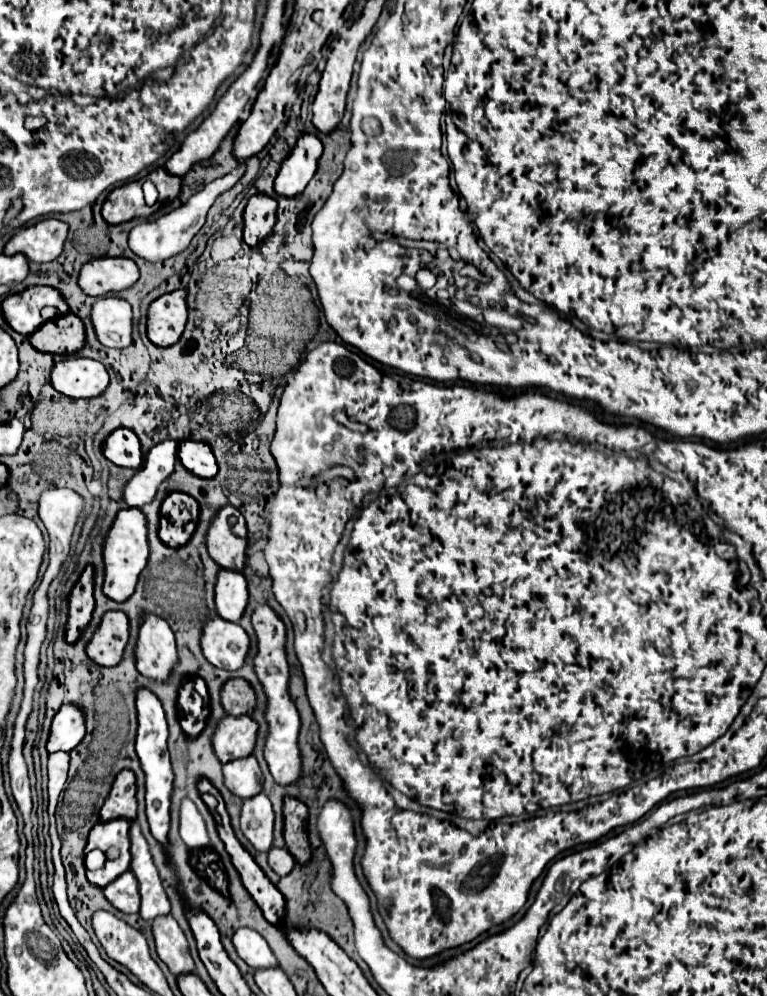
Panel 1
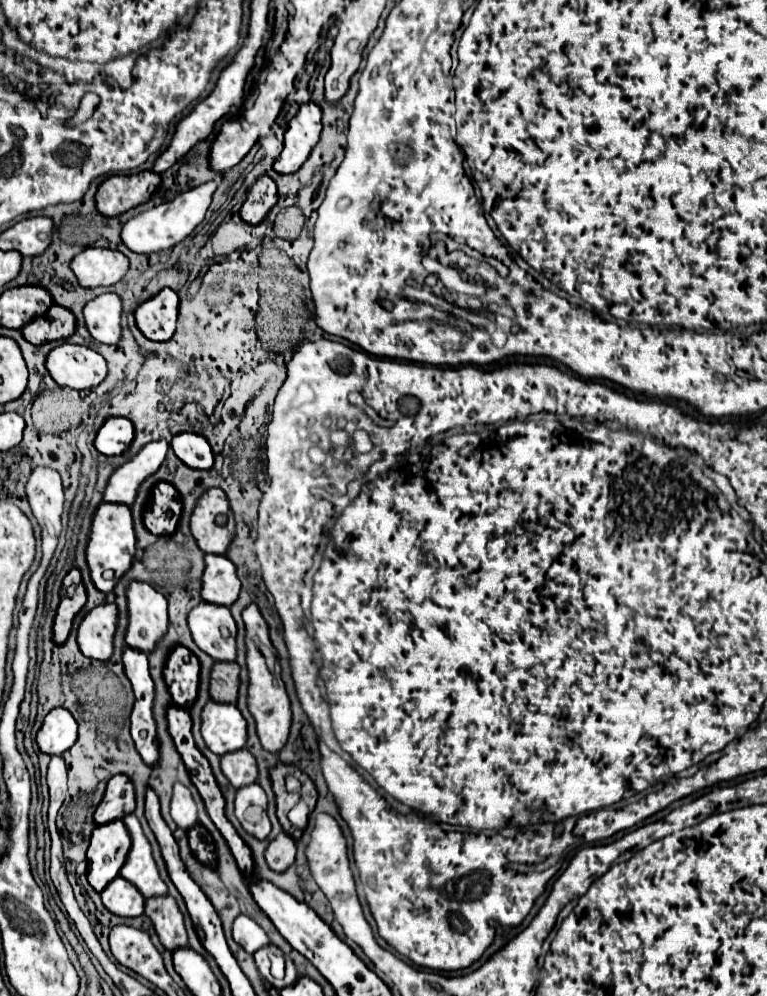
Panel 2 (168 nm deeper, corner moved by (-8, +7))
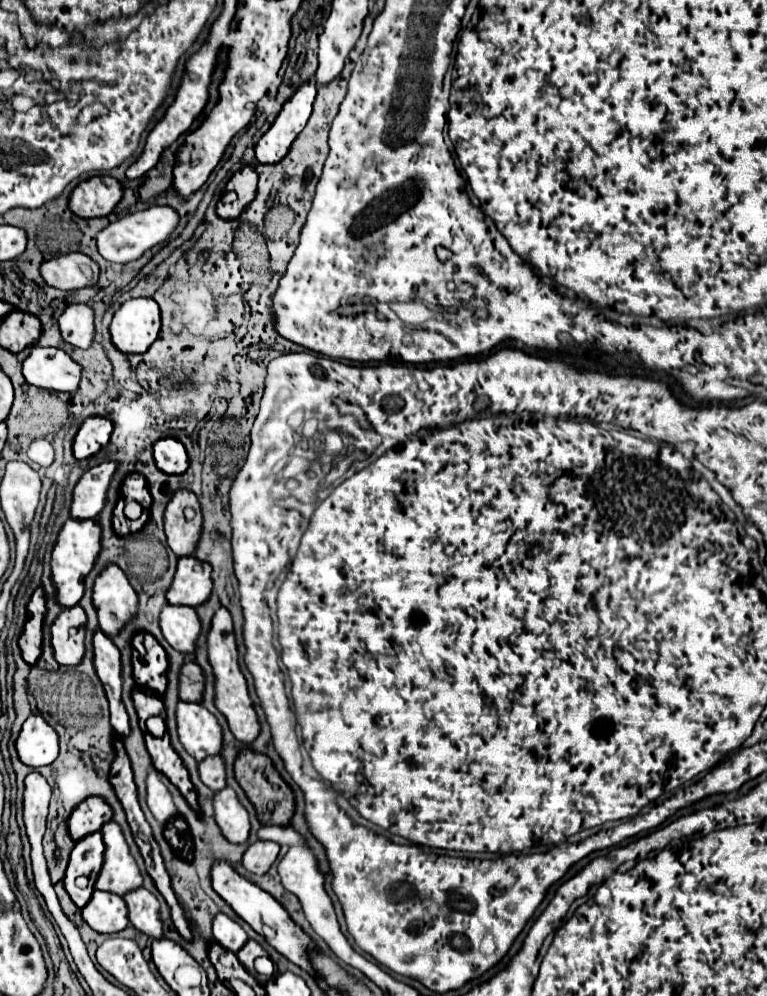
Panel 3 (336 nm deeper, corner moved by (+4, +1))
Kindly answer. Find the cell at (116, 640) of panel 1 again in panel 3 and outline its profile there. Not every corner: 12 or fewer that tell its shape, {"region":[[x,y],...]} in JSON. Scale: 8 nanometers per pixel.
{"region":[[63,609],[51,623],[53,657],[79,665],[85,653],[85,611]]}

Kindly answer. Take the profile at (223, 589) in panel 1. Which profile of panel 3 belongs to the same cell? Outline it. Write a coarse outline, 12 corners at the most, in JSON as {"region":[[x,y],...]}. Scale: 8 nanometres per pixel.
{"region":[[195,557],[177,561],[167,603],[207,601],[211,567]]}

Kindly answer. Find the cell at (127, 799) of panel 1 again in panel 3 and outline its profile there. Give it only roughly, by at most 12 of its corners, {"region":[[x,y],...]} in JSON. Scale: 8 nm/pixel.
{"region":[[101,797],[79,803],[67,819],[79,841],[99,831],[113,811]]}

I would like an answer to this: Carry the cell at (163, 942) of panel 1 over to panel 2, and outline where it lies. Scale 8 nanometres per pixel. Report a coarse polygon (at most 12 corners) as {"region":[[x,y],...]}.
{"region":[[171,895],[145,901],[165,949],[187,947],[183,915]]}

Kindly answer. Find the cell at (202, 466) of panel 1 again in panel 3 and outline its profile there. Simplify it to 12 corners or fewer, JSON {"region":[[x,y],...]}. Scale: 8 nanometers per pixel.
{"region":[[163,437],[153,445],[157,469],[181,475],[189,467],[183,443]]}

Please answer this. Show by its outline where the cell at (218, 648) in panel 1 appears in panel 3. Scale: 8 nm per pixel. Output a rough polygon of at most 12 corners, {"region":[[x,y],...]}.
{"region":[[165,605],[165,641],[193,653],[201,621],[193,607]]}

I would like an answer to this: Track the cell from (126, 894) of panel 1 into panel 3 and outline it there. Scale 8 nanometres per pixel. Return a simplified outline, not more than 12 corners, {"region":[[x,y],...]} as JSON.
{"region":[[93,891],[83,907],[85,923],[97,933],[129,925],[123,897]]}

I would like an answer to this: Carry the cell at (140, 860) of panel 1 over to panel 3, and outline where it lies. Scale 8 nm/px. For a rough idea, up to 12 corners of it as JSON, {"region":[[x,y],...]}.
{"region":[[115,821],[101,827],[95,889],[125,895],[143,877]]}

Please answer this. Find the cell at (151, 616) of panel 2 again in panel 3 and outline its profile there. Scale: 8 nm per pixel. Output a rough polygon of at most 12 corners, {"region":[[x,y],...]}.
{"region":[[117,565],[93,583],[99,629],[117,635],[137,593]]}

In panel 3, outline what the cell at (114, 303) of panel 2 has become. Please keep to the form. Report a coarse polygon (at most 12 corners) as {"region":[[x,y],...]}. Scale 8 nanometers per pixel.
{"region":[[71,303],[59,317],[65,343],[87,349],[93,309]]}

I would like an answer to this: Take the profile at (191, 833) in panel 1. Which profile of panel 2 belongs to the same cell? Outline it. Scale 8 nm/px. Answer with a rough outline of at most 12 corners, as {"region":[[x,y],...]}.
{"region":[[173,787],[171,817],[181,829],[199,823],[191,791]]}

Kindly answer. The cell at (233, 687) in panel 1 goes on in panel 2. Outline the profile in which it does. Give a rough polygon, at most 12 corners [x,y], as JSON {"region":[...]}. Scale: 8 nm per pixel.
{"region":[[219,661],[211,671],[211,697],[237,703],[239,671],[233,661]]}

